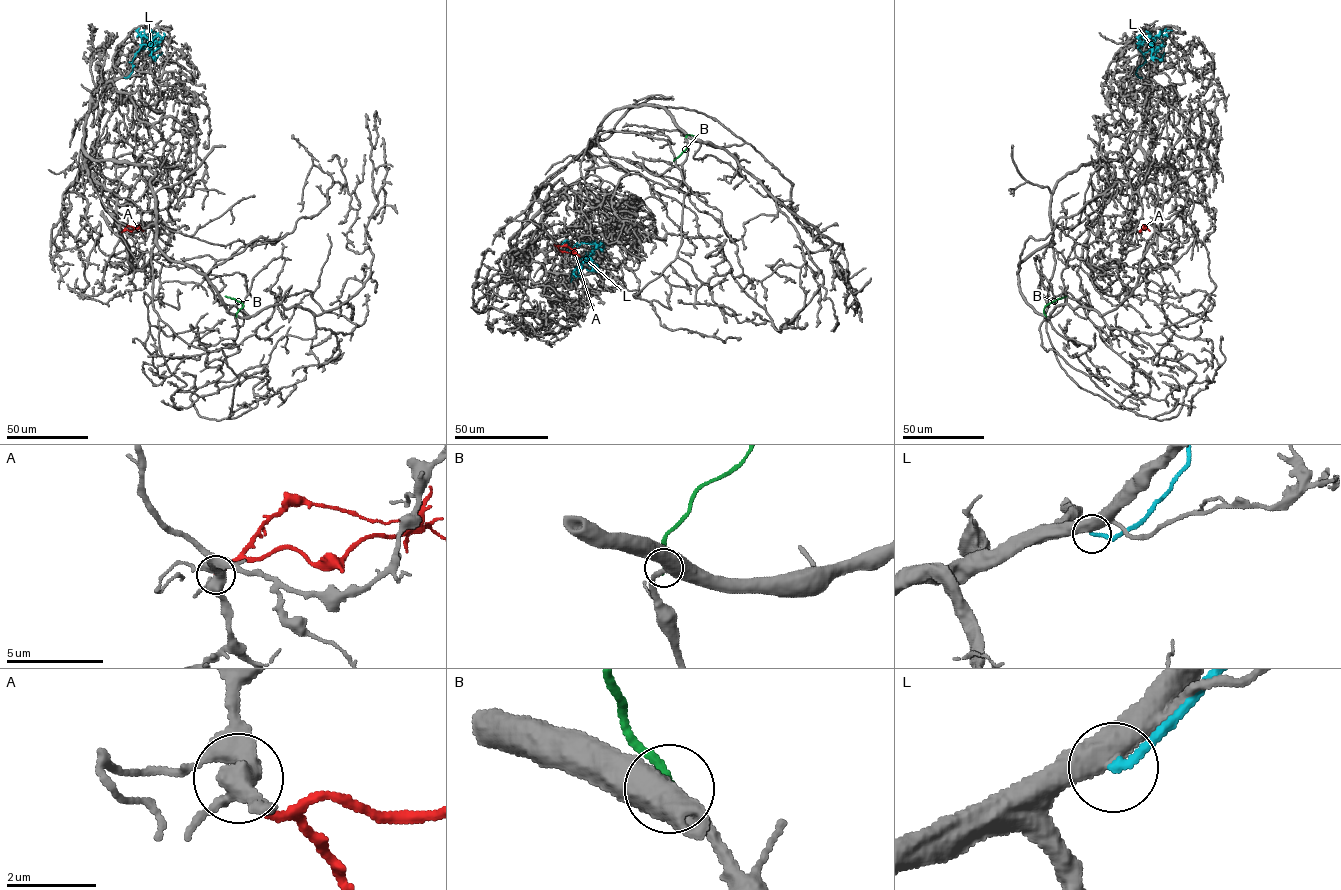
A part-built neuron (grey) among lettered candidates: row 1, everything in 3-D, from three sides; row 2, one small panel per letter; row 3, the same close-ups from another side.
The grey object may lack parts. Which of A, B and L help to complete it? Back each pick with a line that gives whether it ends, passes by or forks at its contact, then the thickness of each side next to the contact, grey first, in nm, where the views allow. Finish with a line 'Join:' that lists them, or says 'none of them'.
Join: none of them

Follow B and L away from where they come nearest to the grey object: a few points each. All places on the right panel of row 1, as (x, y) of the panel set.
B: (1046, 316), (1045, 306), (1066, 296)
L: (1141, 77), (1136, 72), (1145, 61), (1143, 53), (1151, 49), (1151, 44), (1152, 56), (1161, 60), (1164, 52)

